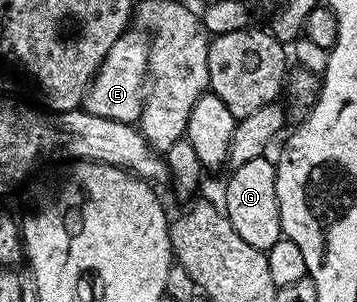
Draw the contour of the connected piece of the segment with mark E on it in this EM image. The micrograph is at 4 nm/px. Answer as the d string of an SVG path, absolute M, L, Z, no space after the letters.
M138 30L127 31L120 38L116 38L112 50L108 50L100 70L95 74L90 91L86 93L85 111L125 124L141 121L142 101L148 88L149 71L150 46L147 37Z

